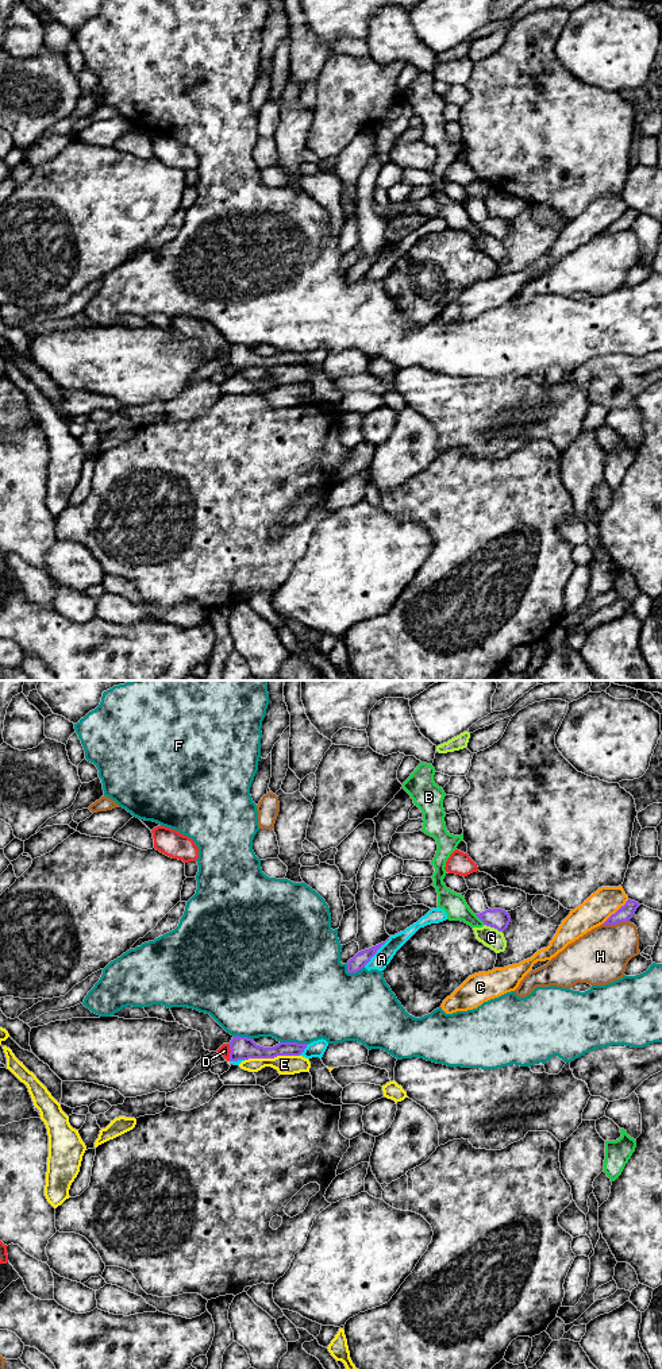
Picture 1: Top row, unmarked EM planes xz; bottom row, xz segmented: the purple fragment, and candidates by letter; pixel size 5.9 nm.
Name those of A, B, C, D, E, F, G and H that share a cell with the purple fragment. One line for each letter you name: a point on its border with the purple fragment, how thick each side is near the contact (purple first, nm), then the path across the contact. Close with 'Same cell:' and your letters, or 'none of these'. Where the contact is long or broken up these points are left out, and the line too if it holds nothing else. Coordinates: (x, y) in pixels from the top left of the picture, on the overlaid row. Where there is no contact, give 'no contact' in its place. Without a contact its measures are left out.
Same cell: none of these

